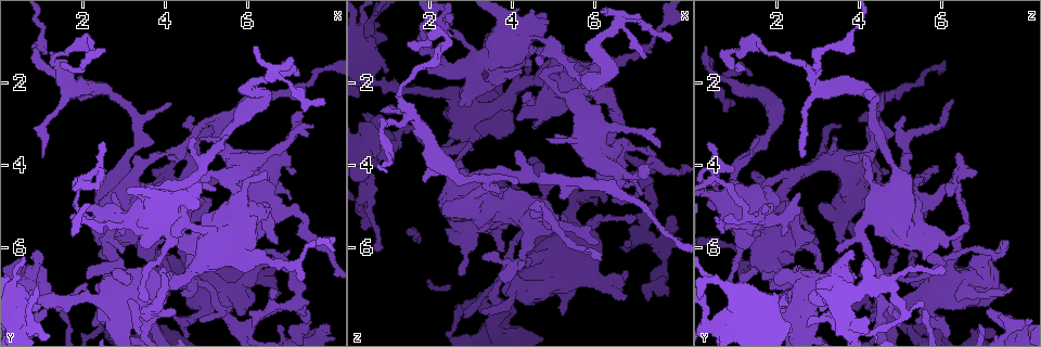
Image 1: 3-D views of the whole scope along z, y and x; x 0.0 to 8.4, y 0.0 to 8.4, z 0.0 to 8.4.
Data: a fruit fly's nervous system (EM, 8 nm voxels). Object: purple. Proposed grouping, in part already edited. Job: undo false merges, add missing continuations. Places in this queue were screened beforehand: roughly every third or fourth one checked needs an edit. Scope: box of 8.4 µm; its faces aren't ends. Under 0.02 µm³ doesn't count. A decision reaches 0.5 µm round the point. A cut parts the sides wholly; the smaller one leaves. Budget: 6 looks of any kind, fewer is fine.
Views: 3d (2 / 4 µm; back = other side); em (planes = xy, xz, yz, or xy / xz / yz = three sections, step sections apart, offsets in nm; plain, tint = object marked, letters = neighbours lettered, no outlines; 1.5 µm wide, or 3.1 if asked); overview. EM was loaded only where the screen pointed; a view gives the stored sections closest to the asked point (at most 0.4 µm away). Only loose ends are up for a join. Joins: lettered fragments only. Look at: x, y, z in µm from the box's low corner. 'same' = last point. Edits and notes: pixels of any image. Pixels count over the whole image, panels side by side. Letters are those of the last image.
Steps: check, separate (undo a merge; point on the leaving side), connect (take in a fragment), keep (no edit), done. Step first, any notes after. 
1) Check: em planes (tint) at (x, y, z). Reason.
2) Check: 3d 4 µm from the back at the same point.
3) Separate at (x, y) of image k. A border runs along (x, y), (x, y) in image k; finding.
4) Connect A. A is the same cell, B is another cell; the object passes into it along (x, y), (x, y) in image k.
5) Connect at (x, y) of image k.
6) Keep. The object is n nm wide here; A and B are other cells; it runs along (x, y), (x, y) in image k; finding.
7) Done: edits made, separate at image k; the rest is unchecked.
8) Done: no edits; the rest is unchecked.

Check: em xy step 8 (letters) at (7.25, 1.80, 1.45). Free end.

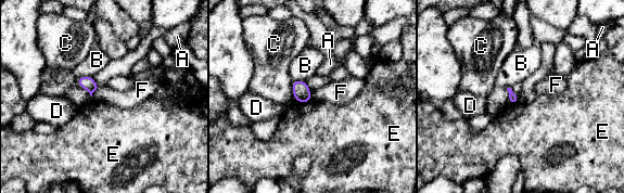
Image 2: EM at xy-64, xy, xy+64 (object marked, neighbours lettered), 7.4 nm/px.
Keep. The longest contact is with C, 180 nm; A, B, C, D, E and F are other cells; a border runs along (312, 101), (296, 102) in image 2; no lettered fragment goes on from it.

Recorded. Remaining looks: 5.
Check: 3d 4 µm at (3.50, 4.55, 1.65). Thick end.

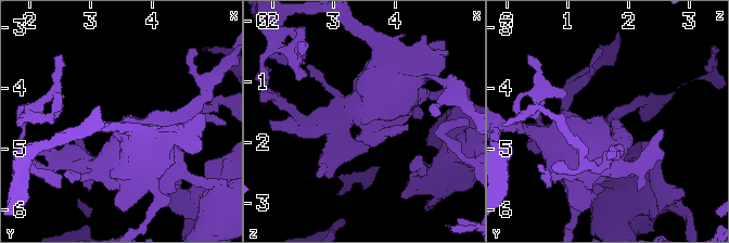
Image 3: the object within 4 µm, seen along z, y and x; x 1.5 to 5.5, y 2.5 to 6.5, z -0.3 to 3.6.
Check: em xz step 8 (letters) at (3.55, 4.60, 1.70).

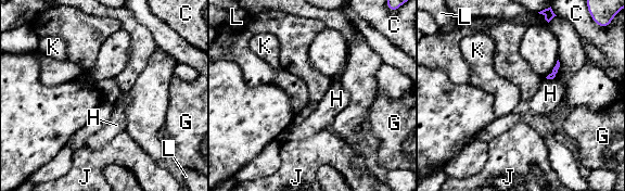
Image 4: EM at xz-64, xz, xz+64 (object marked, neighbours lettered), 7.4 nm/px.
Check: em planes (letters) at the same point.

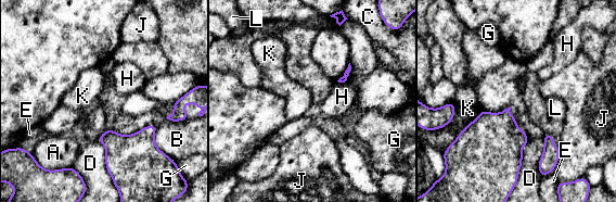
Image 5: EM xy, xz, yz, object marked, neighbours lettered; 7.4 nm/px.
Keep. A, B, C, D, E, G, H, J, K and L are other cells; a border runs along (337, 80), (344, 83) in image 5; no lettered fragment goes on from it.

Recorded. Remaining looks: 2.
Check: em yz step 4 (tint) at (1.05, 1.20, 3.45). A narrow waist.

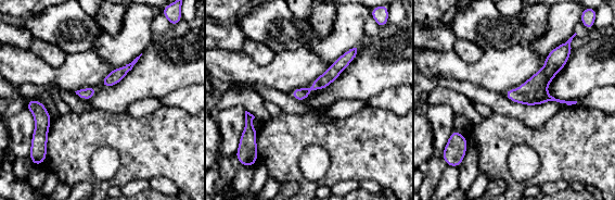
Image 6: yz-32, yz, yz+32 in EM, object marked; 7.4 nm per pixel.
Check: em planes (letters) at the same point.

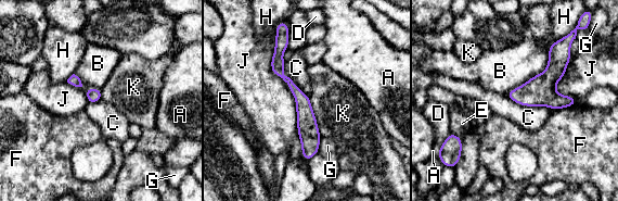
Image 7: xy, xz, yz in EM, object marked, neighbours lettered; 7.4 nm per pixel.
Keep. The object is 100 nm wide here; A, B, C, D, E, F, G, H, J and K are other cells; it runs along (284, 38), (278, 70), (303, 101), (307, 156) in image 7; all the same neuron.

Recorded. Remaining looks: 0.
Done: no edits; the rest is unchecked.

